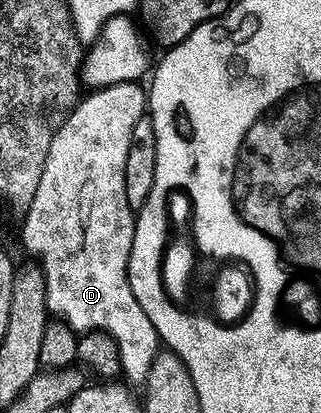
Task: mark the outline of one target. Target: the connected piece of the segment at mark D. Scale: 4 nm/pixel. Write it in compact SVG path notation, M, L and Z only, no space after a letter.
M131 82L128 84L113 84L107 88L91 91L86 95L83 95L78 103L69 109L67 116L70 117L59 128L57 125L56 131L50 137L50 149L48 150L48 158L44 162L44 174L40 174L40 186L36 186L36 194L32 198L32 206L24 213L23 220L26 221L22 224L22 244L32 255L38 256L34 258L36 258L43 274L46 276L47 313L51 317L59 316L57 319L77 334L85 334L95 330L105 332L118 346L118 358L124 376L126 372L128 379L142 382L145 381L154 357L160 351L160 341L158 339L158 332L152 326L148 314L144 314L144 310L140 310L140 302L136 302L136 298L132 294L132 286L126 277L126 267L128 266L128 258L132 250L136 212L135 209L128 206L128 194L124 190L124 162L128 162L128 141L132 139L132 129L136 126L136 122L140 122L142 116L147 115L148 92L141 83Z

